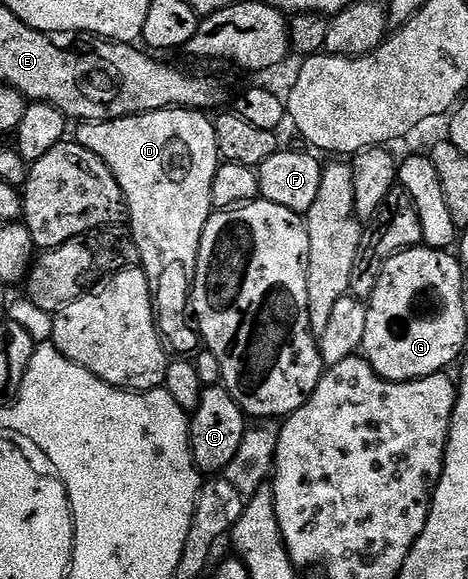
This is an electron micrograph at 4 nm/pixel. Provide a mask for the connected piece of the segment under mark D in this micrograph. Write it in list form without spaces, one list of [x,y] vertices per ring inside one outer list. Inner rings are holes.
[[[161,109],[139,113],[137,117],[121,117],[118,121],[82,123],[77,128],[77,144],[95,153],[110,168],[126,197],[128,228],[140,251],[140,268],[146,272],[154,295],[159,333],[165,344],[178,352],[175,354],[197,354],[200,334],[192,324],[192,282],[198,266],[200,239],[212,212],[212,179],[216,179],[220,164],[213,120],[205,112],[193,109]]]

